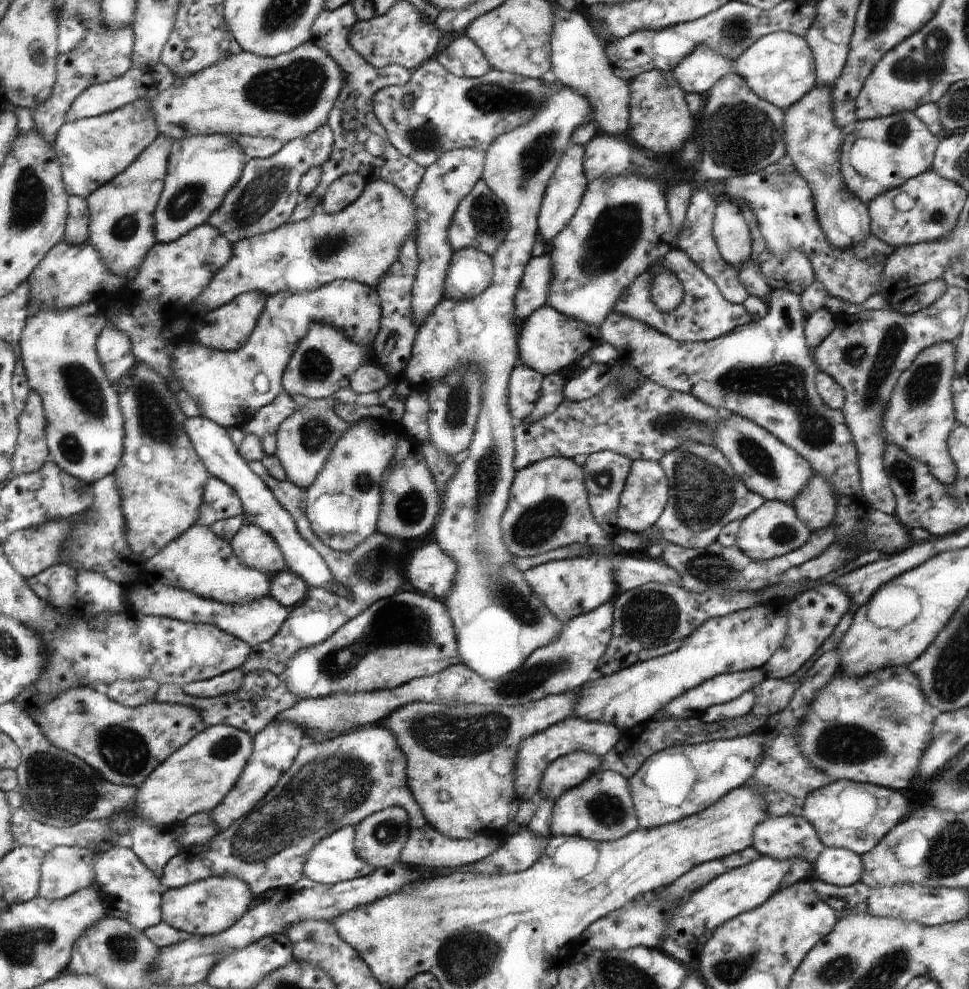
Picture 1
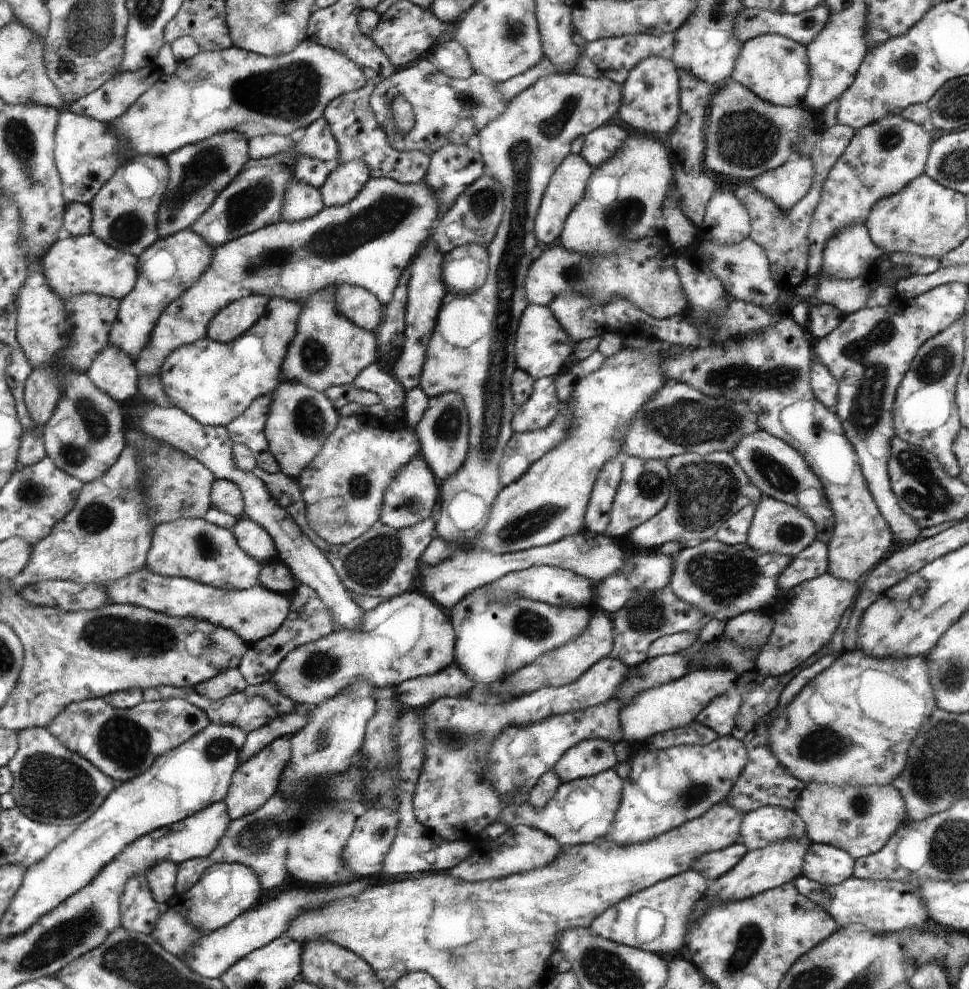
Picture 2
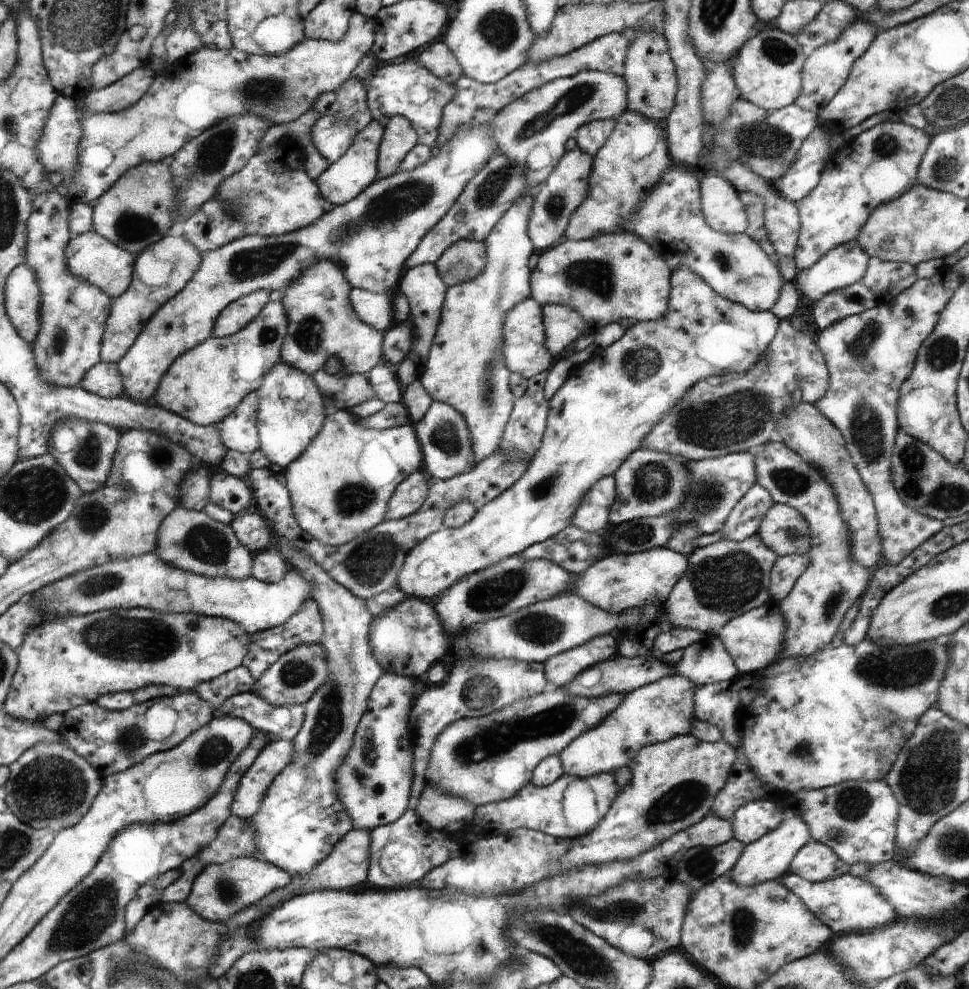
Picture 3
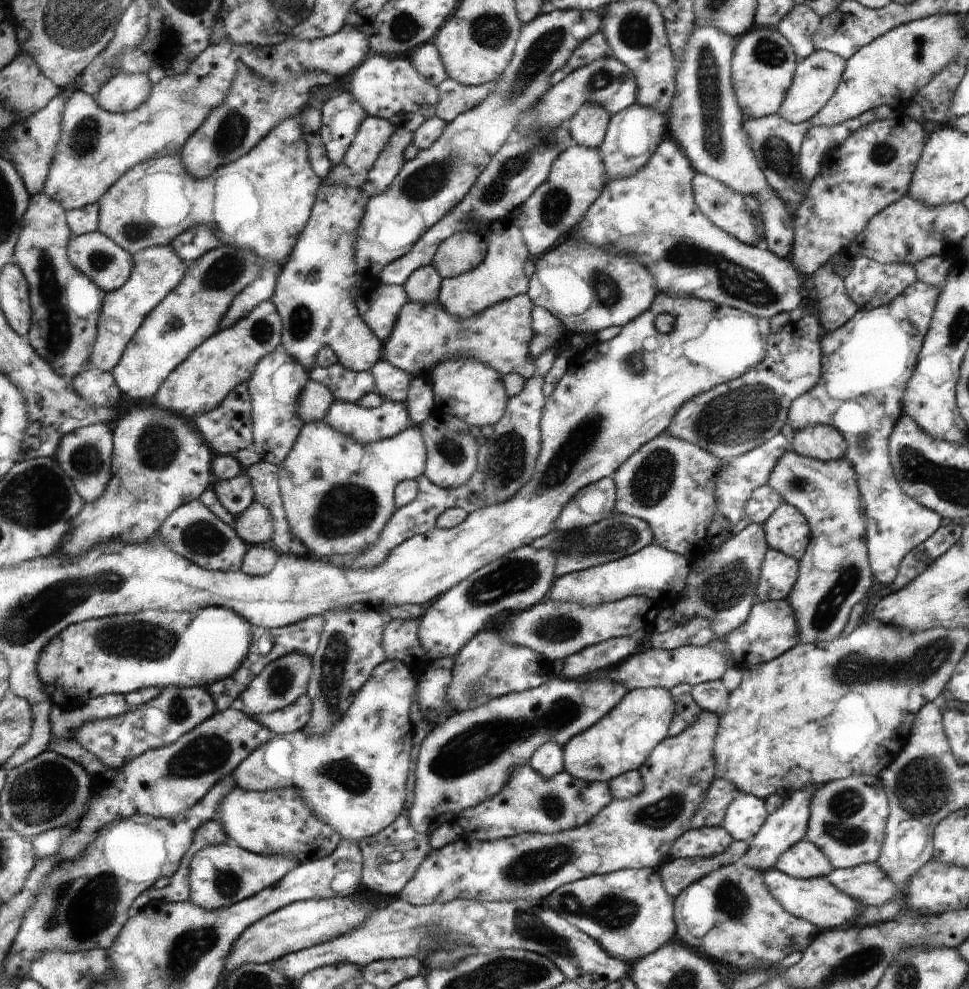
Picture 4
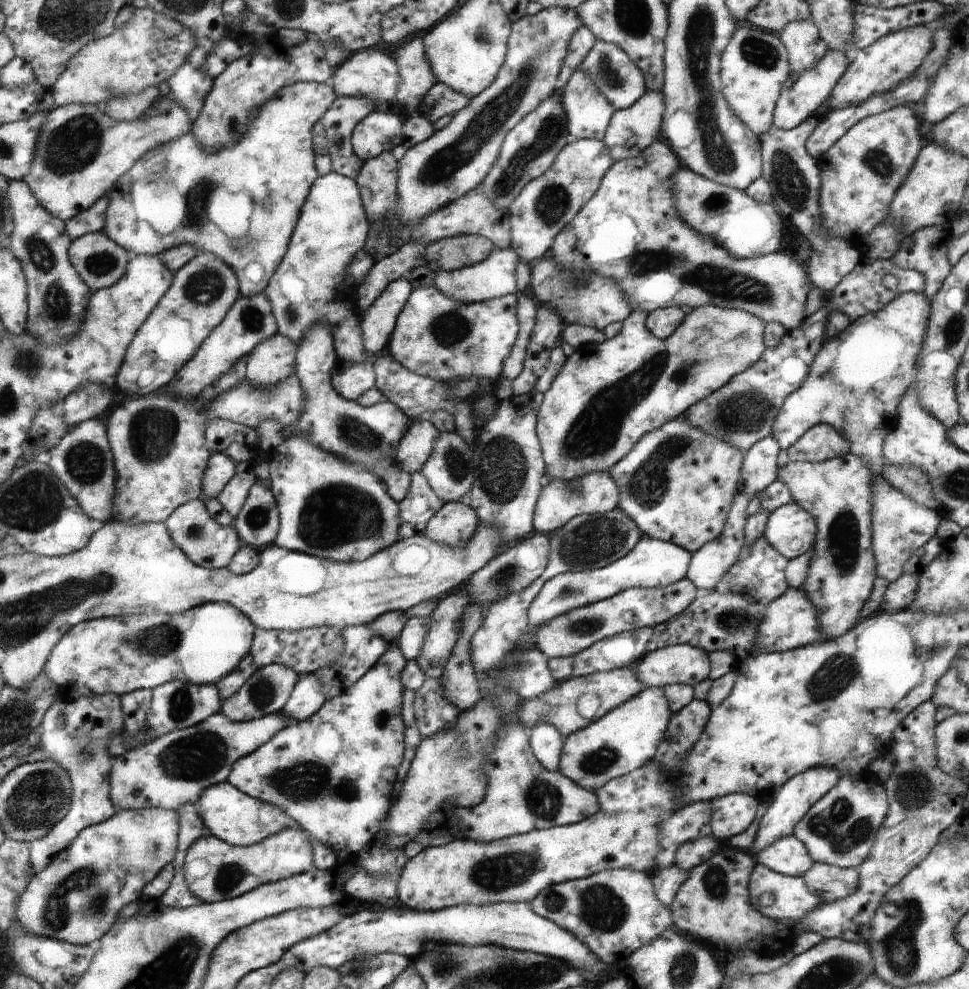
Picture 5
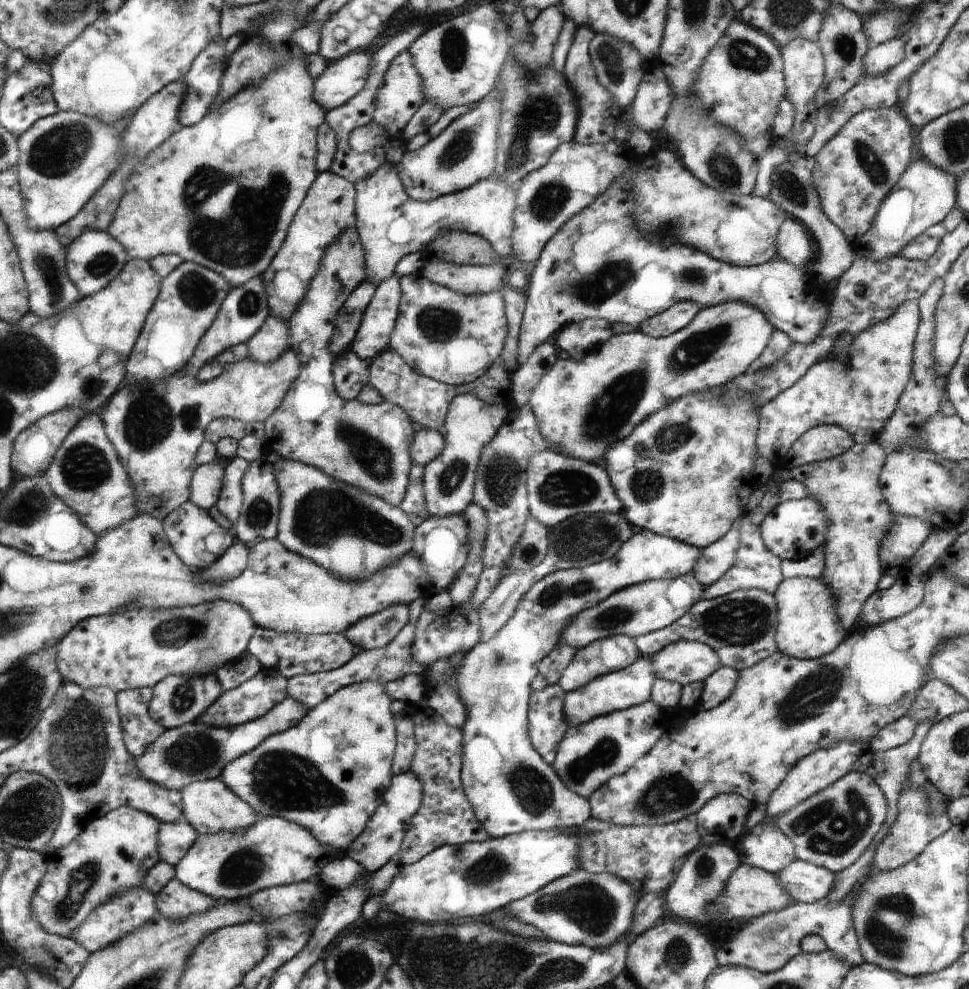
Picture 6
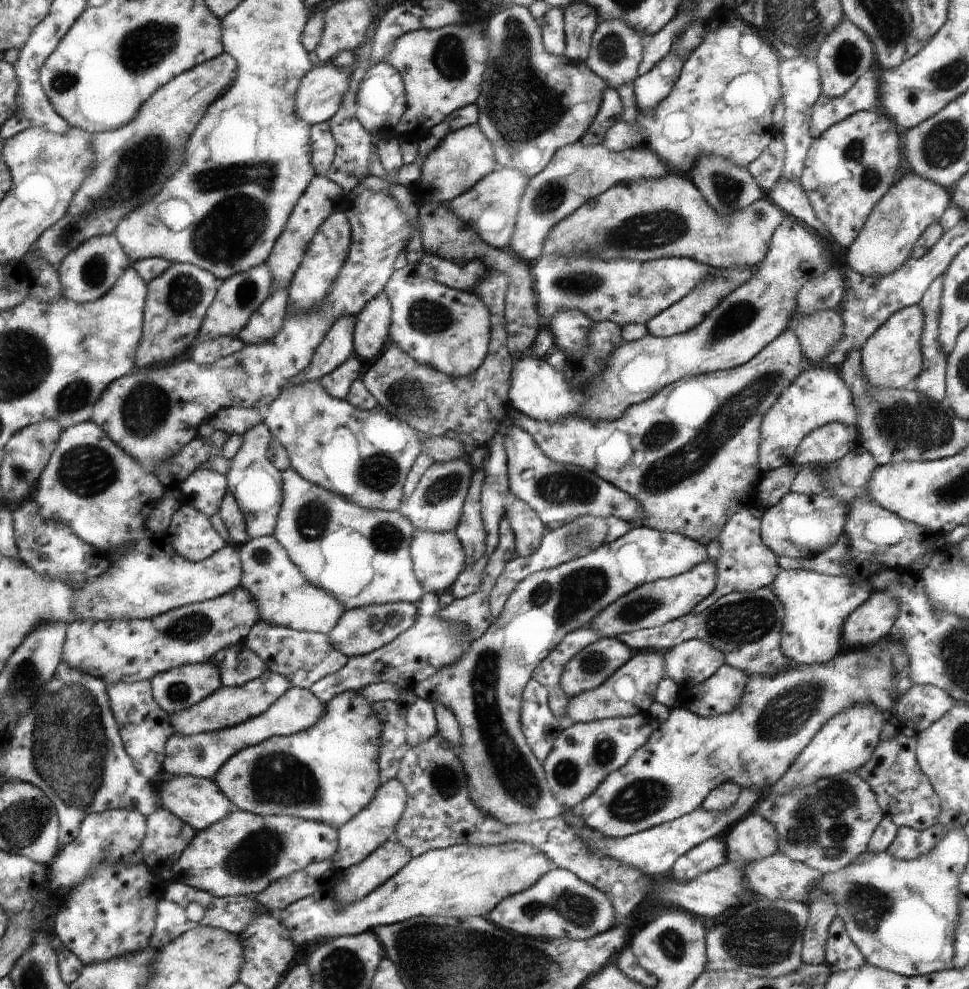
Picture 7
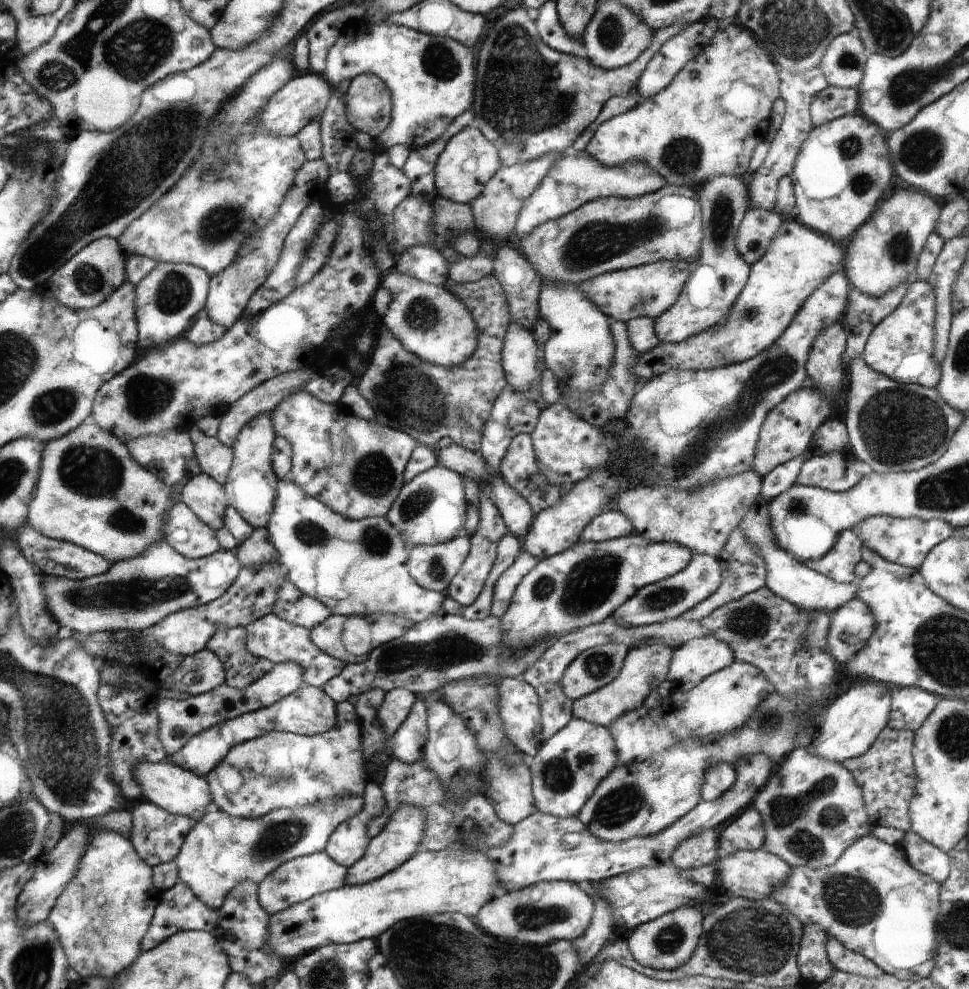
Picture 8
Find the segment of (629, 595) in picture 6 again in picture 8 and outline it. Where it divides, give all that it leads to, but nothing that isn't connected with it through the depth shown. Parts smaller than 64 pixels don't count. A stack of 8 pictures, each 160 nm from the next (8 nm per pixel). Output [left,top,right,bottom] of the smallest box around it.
[612,553,724,627]

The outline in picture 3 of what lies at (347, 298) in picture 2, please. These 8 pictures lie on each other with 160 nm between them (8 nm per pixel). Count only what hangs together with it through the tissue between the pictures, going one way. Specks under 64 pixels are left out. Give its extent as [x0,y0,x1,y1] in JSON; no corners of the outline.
[349,289,394,333]

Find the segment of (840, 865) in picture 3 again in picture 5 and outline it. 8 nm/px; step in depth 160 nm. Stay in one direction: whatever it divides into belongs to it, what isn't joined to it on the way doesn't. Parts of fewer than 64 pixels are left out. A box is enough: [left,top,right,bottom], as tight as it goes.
[751,836,816,877]

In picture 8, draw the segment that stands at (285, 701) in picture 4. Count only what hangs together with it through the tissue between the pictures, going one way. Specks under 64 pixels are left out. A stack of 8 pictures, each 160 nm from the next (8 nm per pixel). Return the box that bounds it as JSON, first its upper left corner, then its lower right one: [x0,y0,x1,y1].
[157,662,304,758]

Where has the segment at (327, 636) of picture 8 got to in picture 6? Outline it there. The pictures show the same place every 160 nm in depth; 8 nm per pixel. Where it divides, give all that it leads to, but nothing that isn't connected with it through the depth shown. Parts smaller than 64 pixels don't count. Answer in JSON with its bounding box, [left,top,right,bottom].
[343,605,410,650]

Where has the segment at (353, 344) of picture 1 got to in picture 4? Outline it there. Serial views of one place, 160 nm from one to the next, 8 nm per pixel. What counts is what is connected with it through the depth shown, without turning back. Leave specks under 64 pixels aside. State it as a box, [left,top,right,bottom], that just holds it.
[271,185,384,371]

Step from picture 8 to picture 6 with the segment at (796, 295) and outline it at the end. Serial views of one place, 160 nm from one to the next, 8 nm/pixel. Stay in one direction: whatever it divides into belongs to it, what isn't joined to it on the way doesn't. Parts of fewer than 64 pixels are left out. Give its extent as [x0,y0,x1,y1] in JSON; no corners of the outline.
[528,219,812,463]

